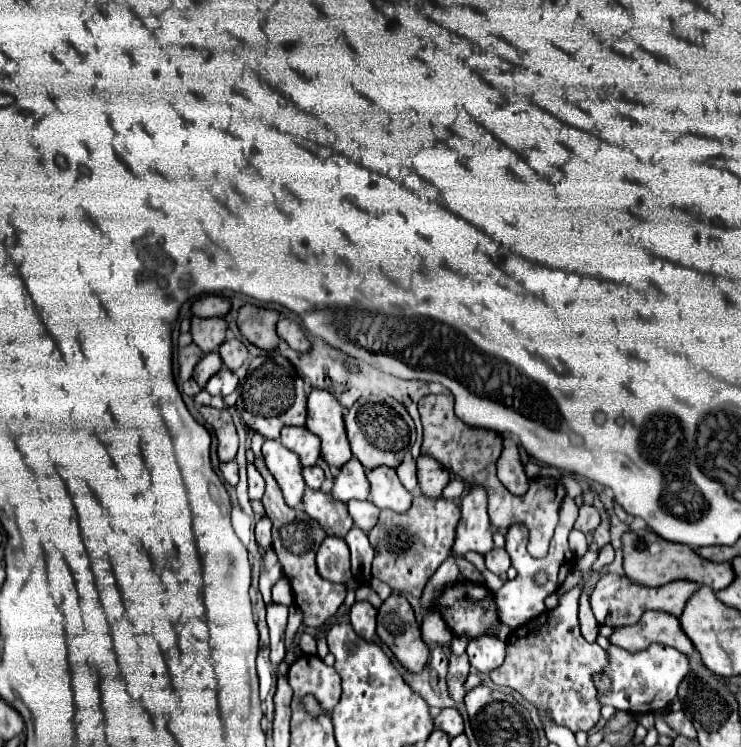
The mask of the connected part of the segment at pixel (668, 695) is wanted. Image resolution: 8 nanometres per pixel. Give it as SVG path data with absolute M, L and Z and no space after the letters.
M611 644L607 648L607 656L609 656L609 664L603 668L603 674L611 680L611 690L597 694L599 704L601 706L609 704L617 710L635 712L635 714L667 708L669 702L677 696L677 688L681 680L691 670L689 658L685 654L663 644L651 644L649 648L641 652L633 652L633 654Z

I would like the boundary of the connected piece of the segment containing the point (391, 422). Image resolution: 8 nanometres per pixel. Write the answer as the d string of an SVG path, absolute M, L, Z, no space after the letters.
M385 400L379 404L355 402L353 408L347 410L345 426L347 426L347 436L349 436L353 456L367 470L373 470L377 466L397 468L415 442L415 424L407 414L405 406L399 404L397 400Z

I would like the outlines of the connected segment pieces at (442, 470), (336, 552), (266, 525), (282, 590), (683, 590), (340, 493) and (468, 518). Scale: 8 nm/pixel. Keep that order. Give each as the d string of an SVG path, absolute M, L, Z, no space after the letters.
M421 456L417 460L417 482L423 496L439 498L443 488L449 484L449 480L451 480L449 470L431 456Z
M327 536L317 552L317 570L325 580L347 584L351 576L349 546L341 538Z
M263 516L263 518L257 520L255 536L257 536L257 544L259 544L263 550L269 550L269 548L271 548L271 520L269 520L267 516Z
M282 576L277 584L273 586L271 596L273 600L277 600L277 602L281 602L288 607L293 604L293 591L289 580L285 576Z
M603 574L599 578L593 594L591 594L591 608L593 608L593 614L595 614L597 622L601 626L611 626L611 628L637 624L641 614L647 612L647 610L663 610L663 612L679 618L687 600L693 596L693 592L697 588L699 586L695 582L689 582L689 580L675 580L675 582L669 582L665 586L659 586L659 588L647 588L647 586L631 582L627 576Z
M351 458L335 476L335 486L331 490L331 496L341 502L349 500L367 500L369 498L369 480L365 476L365 468Z
M481 484L471 486L461 498L461 520L453 550L459 556L469 550L485 554L495 546L491 534L493 532L487 516L487 490Z

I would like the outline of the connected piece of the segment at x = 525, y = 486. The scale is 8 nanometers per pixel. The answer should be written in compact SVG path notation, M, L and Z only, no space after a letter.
M505 436L503 440L503 452L497 460L497 476L511 494L521 496L529 490L529 478L519 460L517 442L511 436Z

